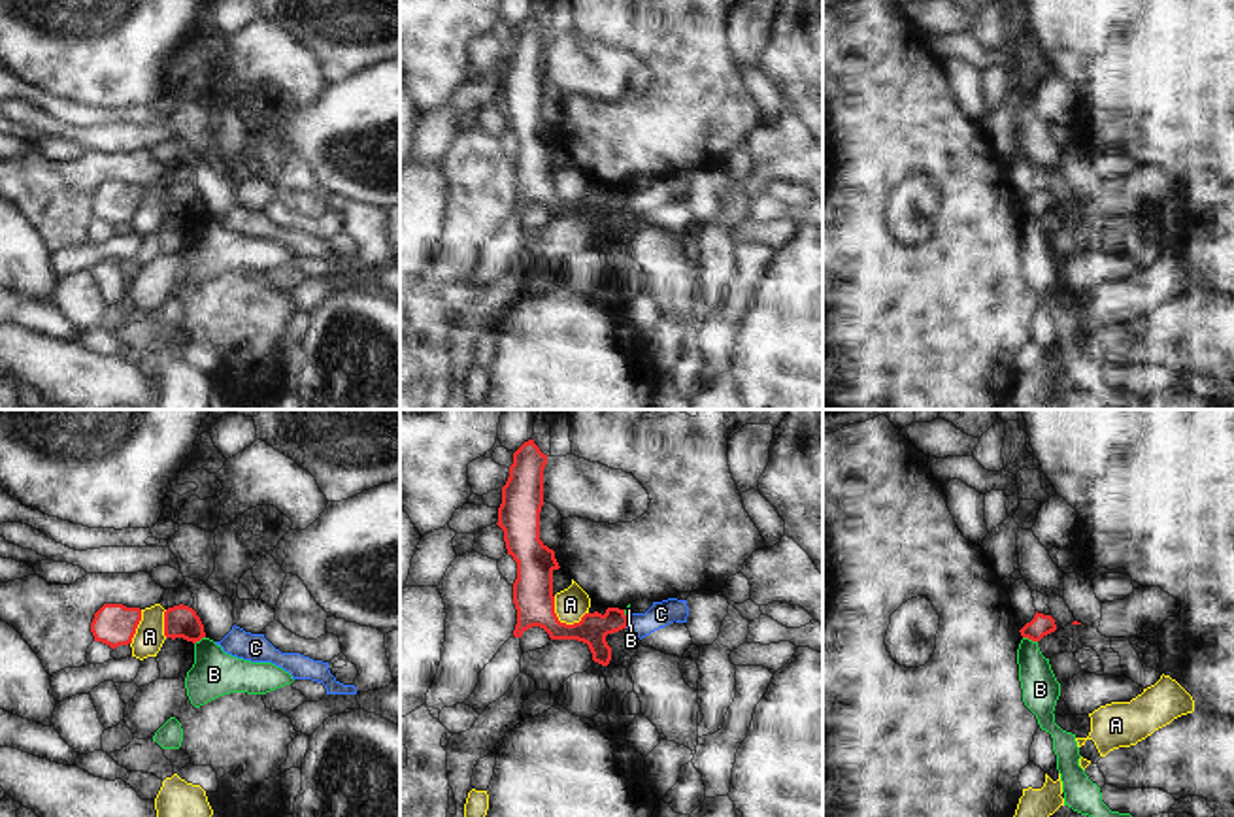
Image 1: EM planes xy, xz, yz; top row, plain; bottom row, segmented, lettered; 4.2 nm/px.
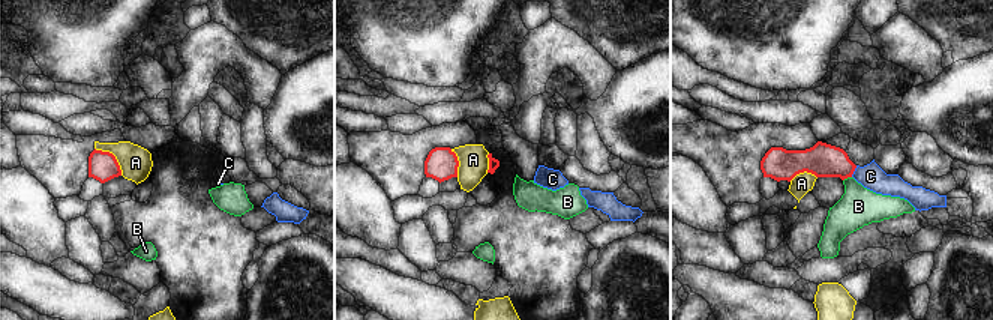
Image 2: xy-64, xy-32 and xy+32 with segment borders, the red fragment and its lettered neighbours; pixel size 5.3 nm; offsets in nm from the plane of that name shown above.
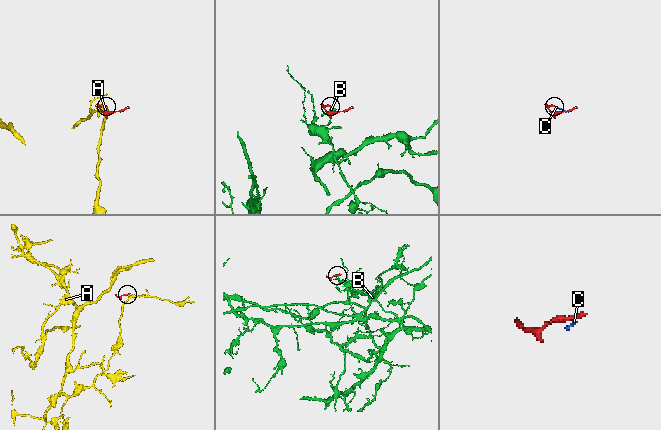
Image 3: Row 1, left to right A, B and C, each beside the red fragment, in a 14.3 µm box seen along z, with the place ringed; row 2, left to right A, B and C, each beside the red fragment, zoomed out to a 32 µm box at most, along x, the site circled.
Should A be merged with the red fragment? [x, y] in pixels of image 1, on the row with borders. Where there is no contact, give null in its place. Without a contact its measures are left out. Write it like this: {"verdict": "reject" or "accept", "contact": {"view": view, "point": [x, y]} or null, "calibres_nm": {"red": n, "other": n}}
{"verdict": "reject", "contact": {"view": "xz", "point": [563, 623]}, "calibres_nm": {"red": 180, "other": 140}}

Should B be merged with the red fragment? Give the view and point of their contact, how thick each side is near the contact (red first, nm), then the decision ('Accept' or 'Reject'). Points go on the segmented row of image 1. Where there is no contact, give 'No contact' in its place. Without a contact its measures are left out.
Touches red at yz (1031, 638). Thickness 90 nm (red) against 160 nm. Reject.

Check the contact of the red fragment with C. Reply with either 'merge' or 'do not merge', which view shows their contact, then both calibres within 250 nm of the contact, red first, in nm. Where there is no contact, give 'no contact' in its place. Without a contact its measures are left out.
merge | xz | 130/110 nm

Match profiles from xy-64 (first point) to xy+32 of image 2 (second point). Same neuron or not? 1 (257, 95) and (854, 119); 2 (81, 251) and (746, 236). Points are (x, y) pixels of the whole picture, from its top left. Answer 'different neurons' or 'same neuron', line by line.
1: different neurons
2: same neuron

